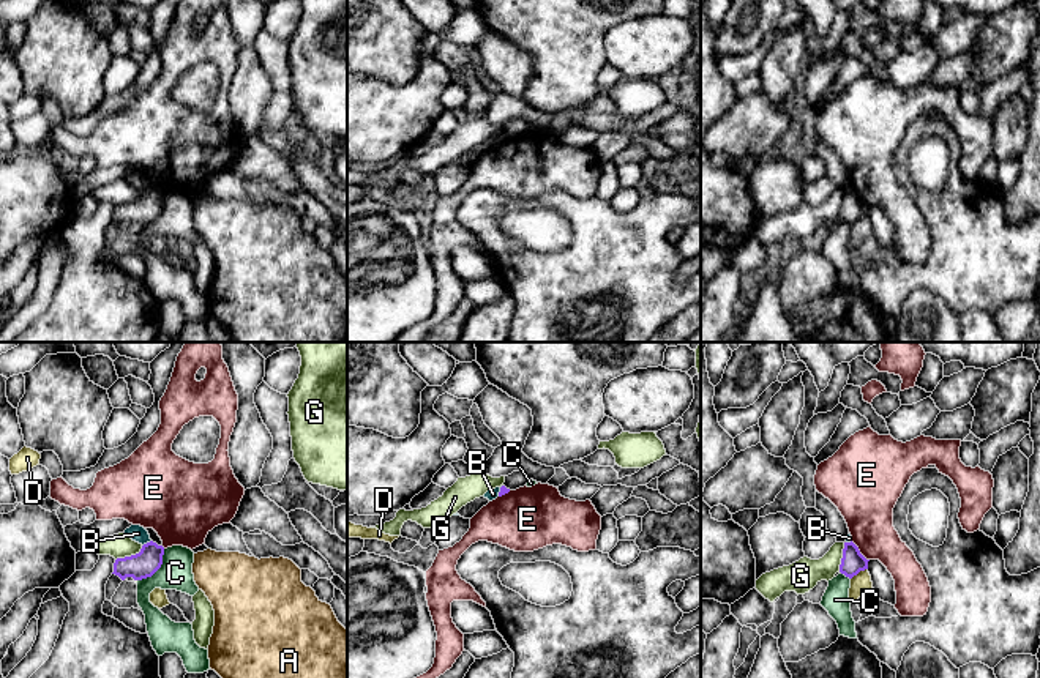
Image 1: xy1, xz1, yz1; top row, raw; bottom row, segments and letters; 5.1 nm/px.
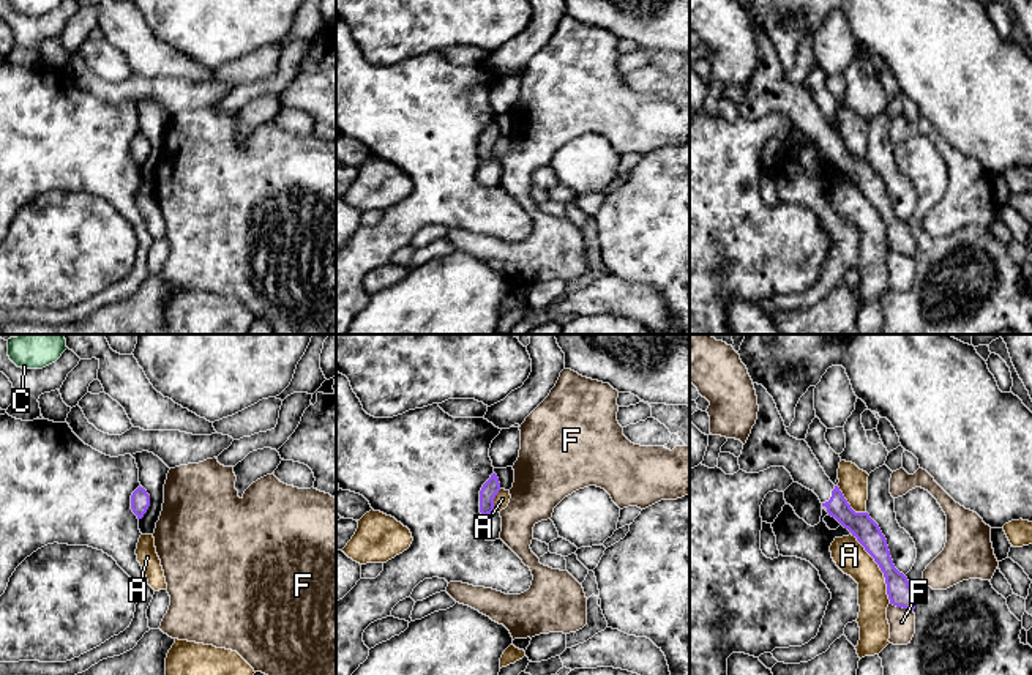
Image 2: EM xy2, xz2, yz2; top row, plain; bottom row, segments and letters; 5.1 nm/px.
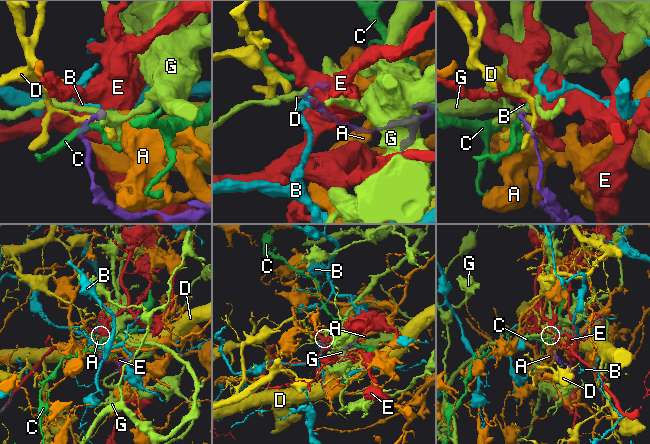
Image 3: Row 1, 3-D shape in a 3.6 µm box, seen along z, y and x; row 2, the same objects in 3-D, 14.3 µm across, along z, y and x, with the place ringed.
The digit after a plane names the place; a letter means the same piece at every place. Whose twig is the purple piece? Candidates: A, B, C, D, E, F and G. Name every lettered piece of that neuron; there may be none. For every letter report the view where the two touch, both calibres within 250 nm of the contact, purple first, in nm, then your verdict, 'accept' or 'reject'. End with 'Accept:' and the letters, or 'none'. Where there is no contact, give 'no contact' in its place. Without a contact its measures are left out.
A: yz2 | 130/160 nm | reject
B: xy1 | 140/90 nm | reject
C: xy1 | 140/170 nm | reject
D: yz1 | 120/100 nm | reject
E: yz1 | 120/280 nm | reject
F: yz2 | 130/130 nm | reject
G: xy1 | 140/130 nm | reject
Accept: none

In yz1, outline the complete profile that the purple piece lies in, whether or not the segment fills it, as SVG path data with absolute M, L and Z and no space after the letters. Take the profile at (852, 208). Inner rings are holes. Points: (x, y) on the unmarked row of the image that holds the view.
M851 188L844 189L843 205L840 211L840 219L852 225L860 218L868 216L868 208L859 197L859 194Z

